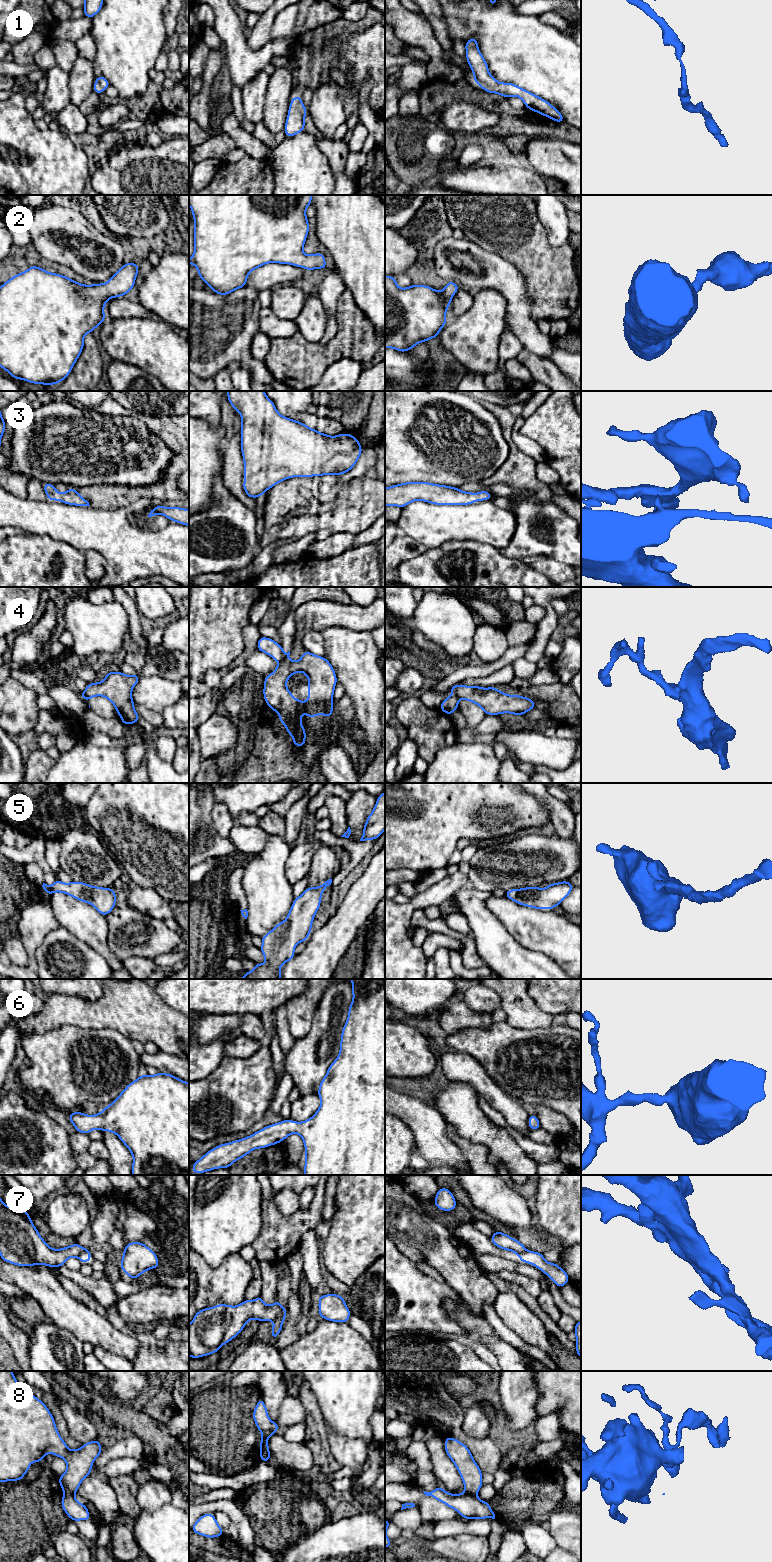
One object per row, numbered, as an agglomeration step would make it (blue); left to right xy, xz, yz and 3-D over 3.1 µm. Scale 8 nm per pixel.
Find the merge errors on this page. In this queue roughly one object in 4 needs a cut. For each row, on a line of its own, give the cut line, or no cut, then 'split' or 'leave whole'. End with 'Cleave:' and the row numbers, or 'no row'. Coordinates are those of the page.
1: no cut; leave whole
2: no cut; leave whole
3: no cut; leave whole
4: cut in xz along (286, 654), (279, 662); split
5: no cut; leave whole
6: no cut; leave whole
7: cut in xz along (285, 1311), (281, 1312), (274, 1320); split
8: cut in yz along (465, 1492), (475, 1495); split
Cleave: 4, 7, 8

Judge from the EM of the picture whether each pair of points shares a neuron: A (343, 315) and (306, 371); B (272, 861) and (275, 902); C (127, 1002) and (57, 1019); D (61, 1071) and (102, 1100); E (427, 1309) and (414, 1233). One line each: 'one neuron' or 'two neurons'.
A: one neuron
B: one neuron
C: one neuron
D: one neuron
E: two neurons

